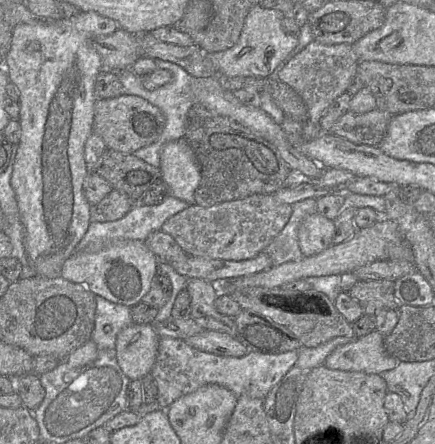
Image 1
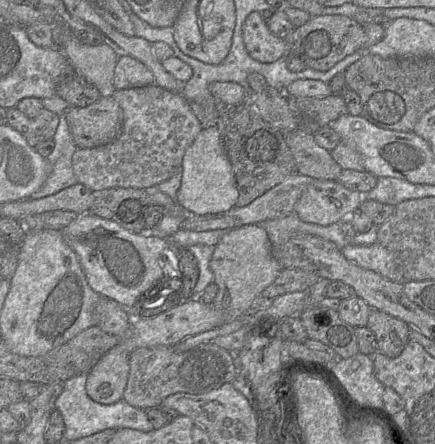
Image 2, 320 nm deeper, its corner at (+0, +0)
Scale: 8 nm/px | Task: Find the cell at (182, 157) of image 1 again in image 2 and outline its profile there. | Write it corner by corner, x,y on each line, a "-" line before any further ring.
215,126
204,127
187,148
180,172
181,185
175,201
190,215
221,215
236,206
239,193
234,172

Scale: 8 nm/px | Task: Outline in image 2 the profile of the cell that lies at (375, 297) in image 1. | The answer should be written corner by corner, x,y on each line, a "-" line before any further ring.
371,309
366,327
376,338
377,352
391,358
399,356
410,340
405,322
376,309

